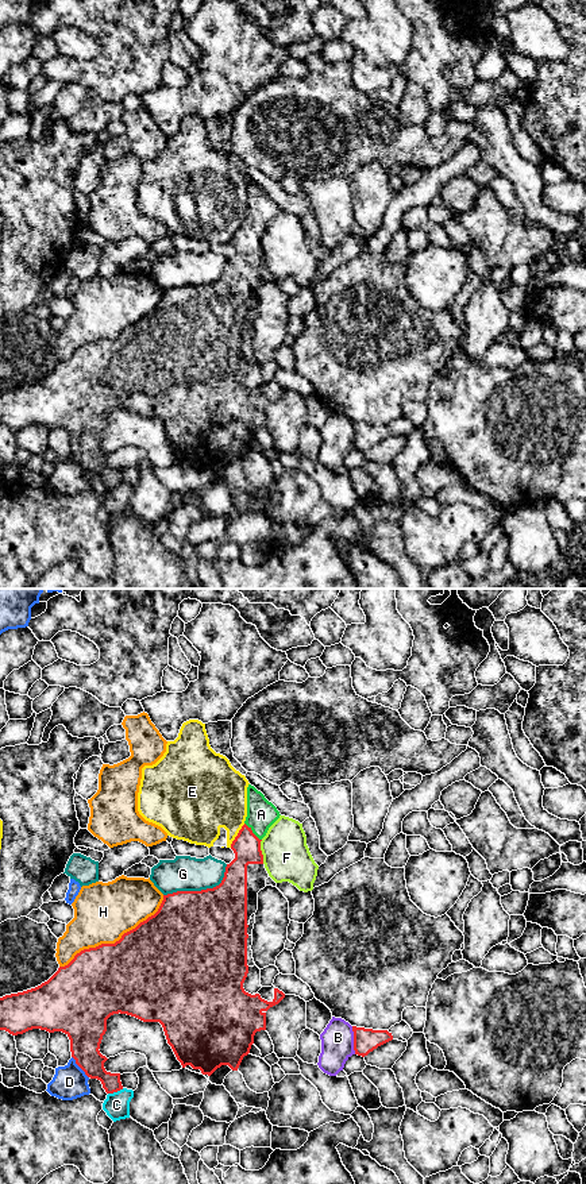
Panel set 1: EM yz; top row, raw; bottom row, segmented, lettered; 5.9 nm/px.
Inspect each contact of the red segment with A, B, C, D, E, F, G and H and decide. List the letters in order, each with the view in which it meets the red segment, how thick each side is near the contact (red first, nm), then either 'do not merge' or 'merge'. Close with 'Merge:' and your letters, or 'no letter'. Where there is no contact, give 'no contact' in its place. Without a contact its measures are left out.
A: meets red in yz; 160 nm thick on the red side, 180 nm on the other; merge
B: meets red in yz; 140 nm thick on the red side, 190 nm on the other; do not merge
C: meets red in yz; 150 nm thick on the red side, 150 nm on the other; do not merge
D: meets red in yz; 240 nm thick on the red side, 200 nm on the other; do not merge
E: meets red in yz; 160 nm thick on the red side, 340 nm on the other; do not merge
F: meets red in yz; 160 nm thick on the red side, 280 nm on the other; do not merge
G: meets red in yz; 500 nm thick on the red side, 200 nm on the other; do not merge
H: meets red in yz; 500 nm thick on the red side, 360 nm on the other; do not merge
Merge: A

